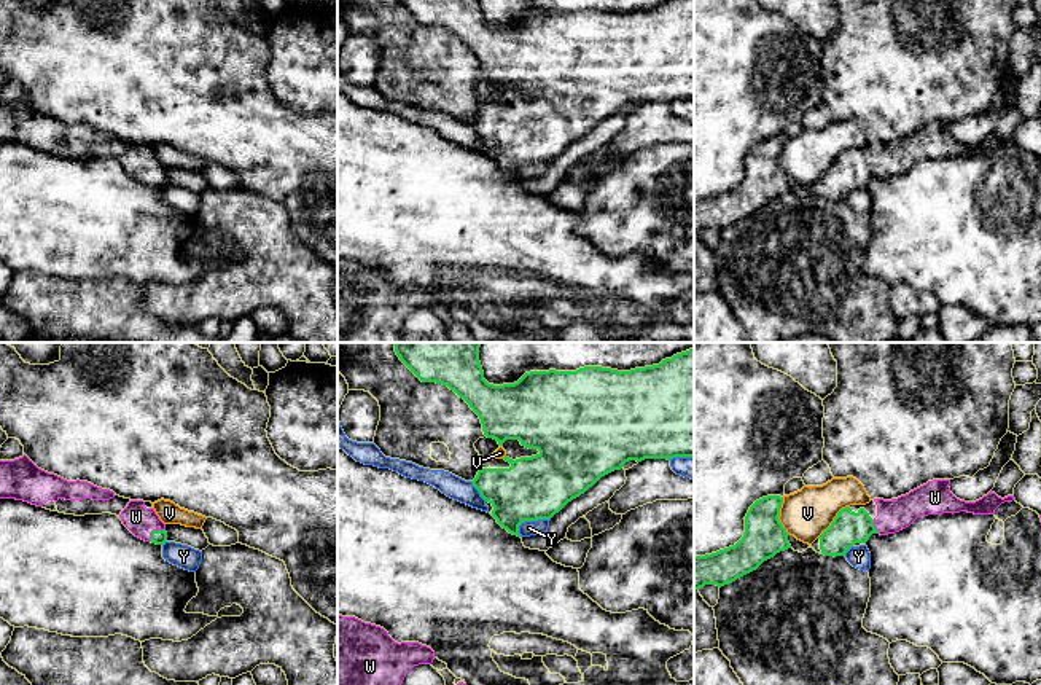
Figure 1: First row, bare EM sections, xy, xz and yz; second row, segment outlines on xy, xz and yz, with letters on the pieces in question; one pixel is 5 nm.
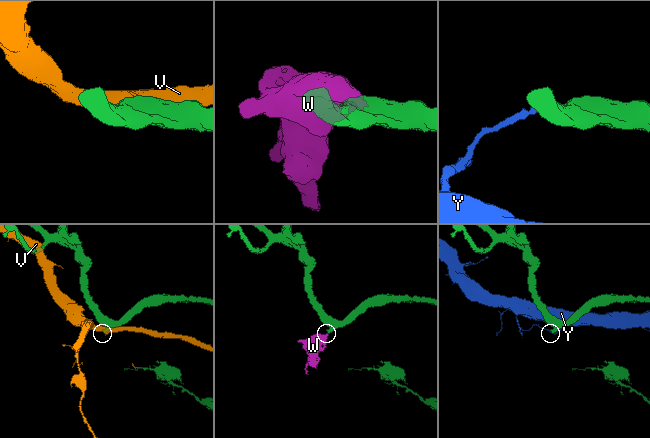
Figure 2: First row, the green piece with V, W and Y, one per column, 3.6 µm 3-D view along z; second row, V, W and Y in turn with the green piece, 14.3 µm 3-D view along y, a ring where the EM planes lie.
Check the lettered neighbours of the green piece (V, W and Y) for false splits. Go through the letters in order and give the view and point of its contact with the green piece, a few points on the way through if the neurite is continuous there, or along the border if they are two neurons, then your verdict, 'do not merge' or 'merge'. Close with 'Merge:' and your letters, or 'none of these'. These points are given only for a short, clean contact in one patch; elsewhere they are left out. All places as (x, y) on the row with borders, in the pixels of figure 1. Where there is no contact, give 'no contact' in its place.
V: meets green in yz at (779, 515); do not merge
W: meets green in xy at (153, 531); runs through xy (159, 537), (153, 531), (136, 516); merge
Y: meets green in xz at (529, 520); do not merge
Merge: W

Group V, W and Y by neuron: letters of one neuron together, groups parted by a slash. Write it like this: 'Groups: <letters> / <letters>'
Groups: V / W / Y

